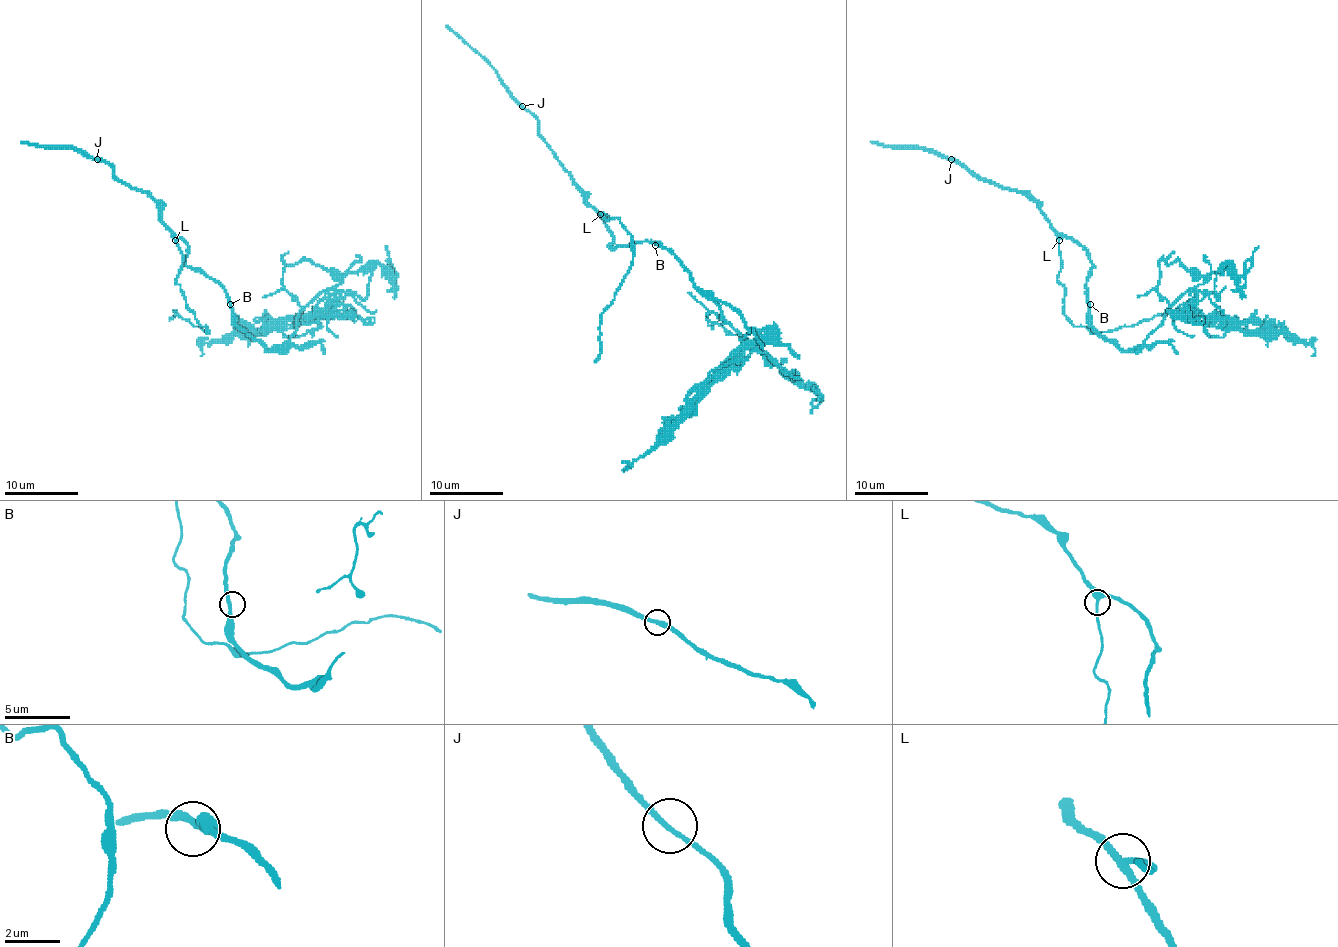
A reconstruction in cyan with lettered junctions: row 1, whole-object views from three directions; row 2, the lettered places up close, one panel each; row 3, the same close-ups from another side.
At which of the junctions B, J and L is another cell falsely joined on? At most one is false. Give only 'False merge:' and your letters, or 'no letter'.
False merge: no letter

